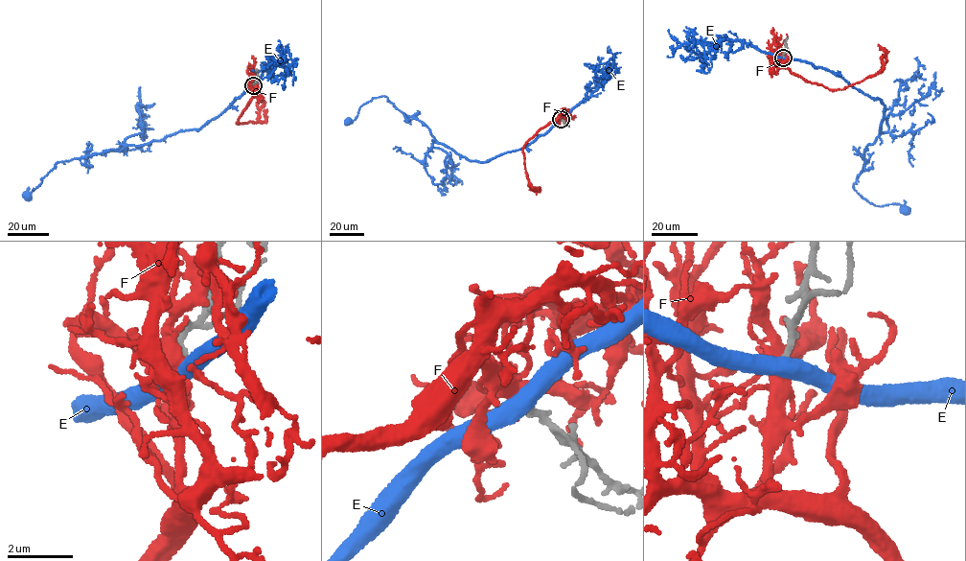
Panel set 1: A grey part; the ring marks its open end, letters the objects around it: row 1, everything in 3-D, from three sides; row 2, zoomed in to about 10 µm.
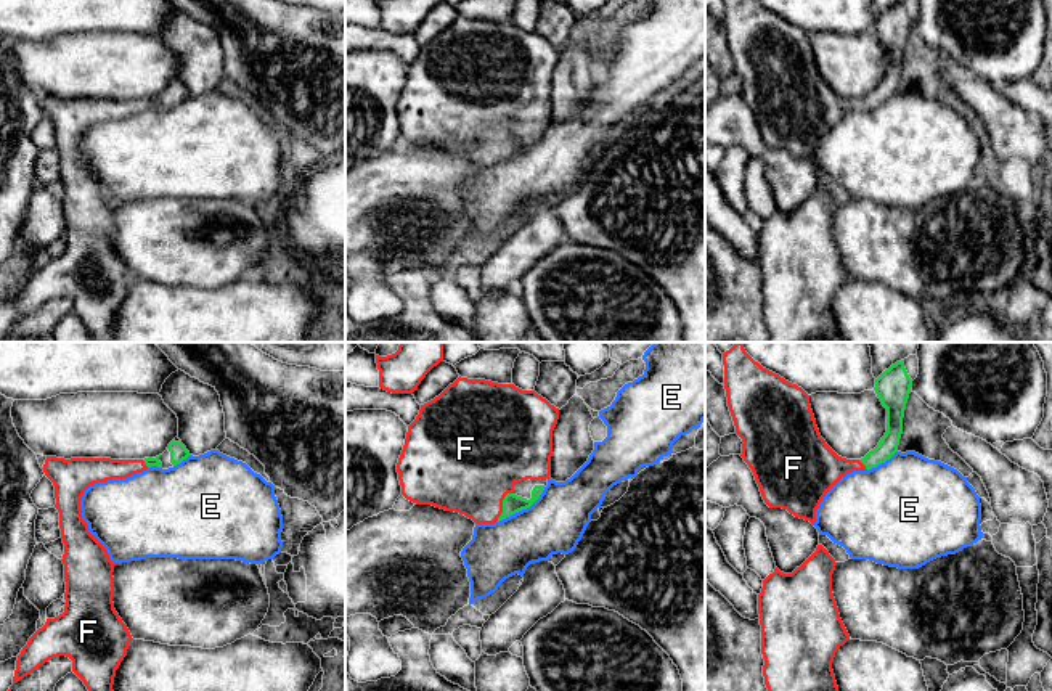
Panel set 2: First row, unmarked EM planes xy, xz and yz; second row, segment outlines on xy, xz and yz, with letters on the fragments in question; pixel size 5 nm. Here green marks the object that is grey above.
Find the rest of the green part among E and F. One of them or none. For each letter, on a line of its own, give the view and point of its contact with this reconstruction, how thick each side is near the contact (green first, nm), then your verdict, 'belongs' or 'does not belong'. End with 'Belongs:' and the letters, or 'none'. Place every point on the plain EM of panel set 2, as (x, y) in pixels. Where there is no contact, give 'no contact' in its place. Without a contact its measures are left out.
E: meets green in xz at (522, 148); 90 nm thick on the green side, 300 nm on the other; does not belong
F: meets green in xz at (503, 145); 90 nm thick on the green side, 460 nm on the other; belongs
Belongs: F

